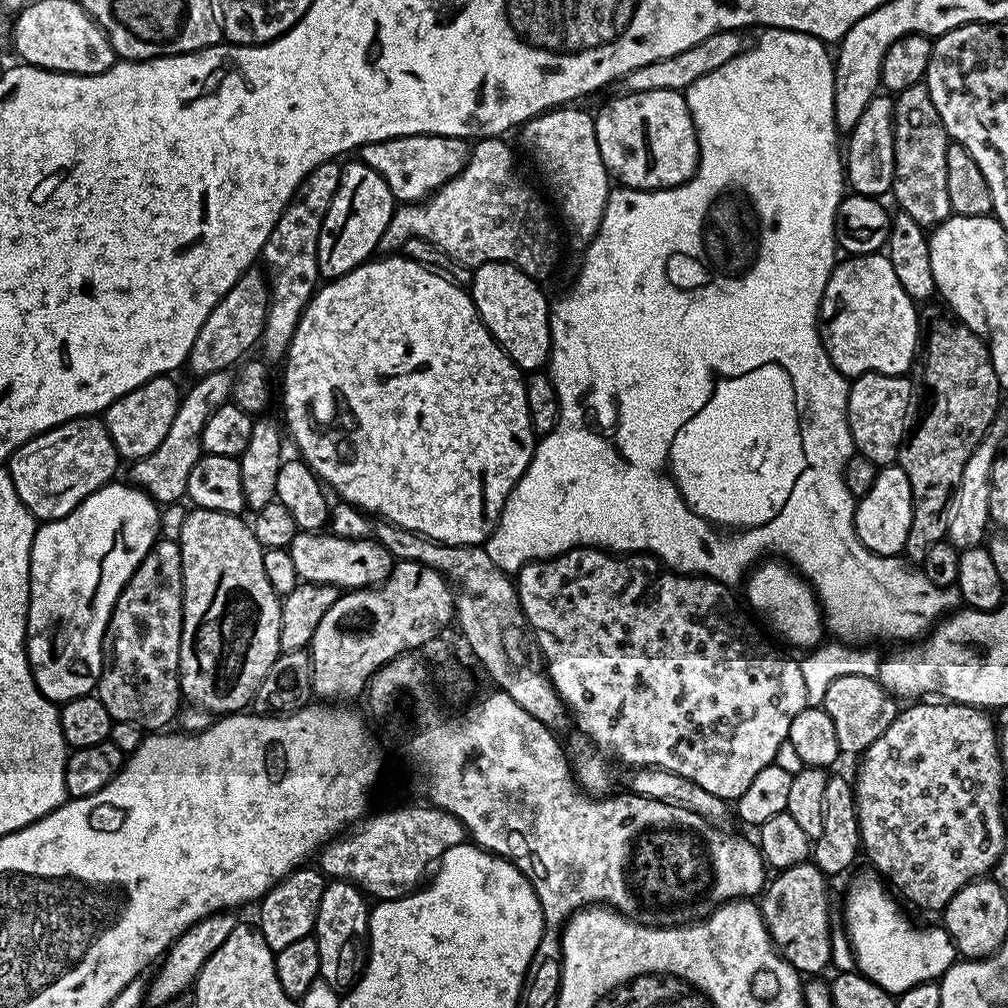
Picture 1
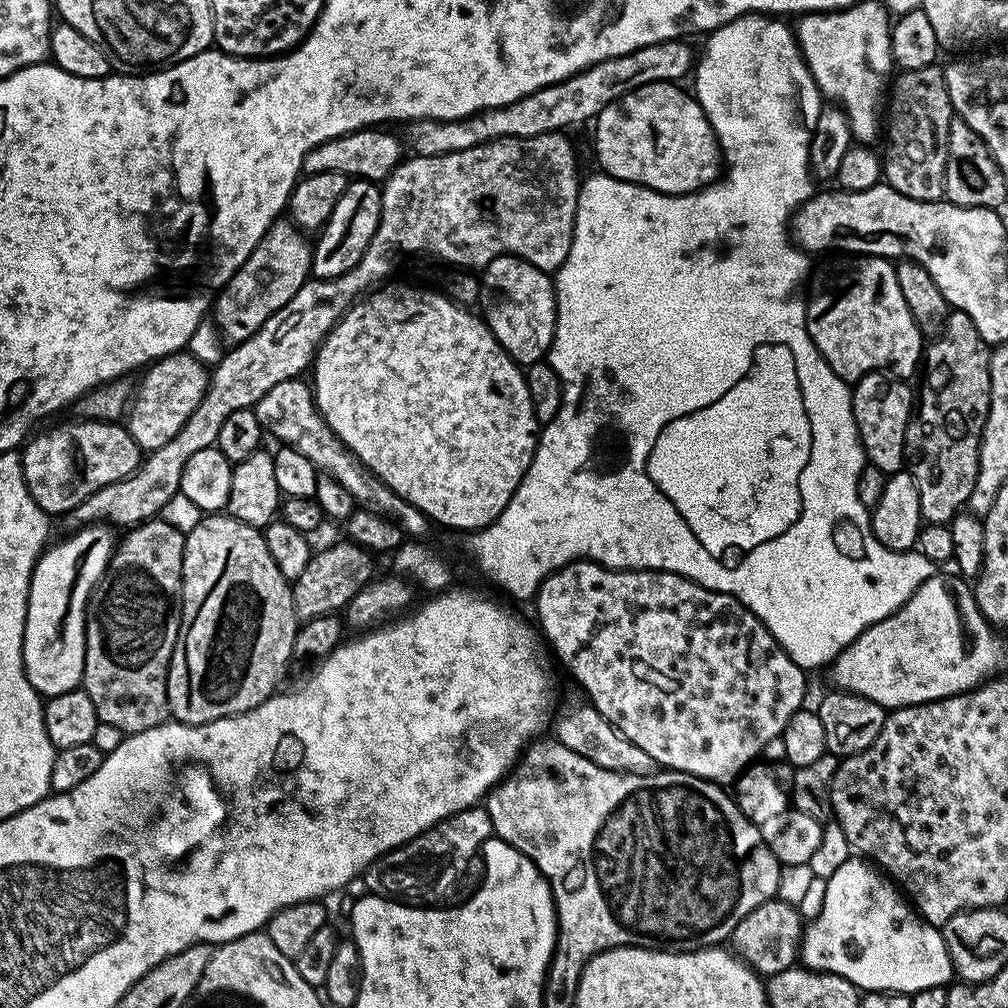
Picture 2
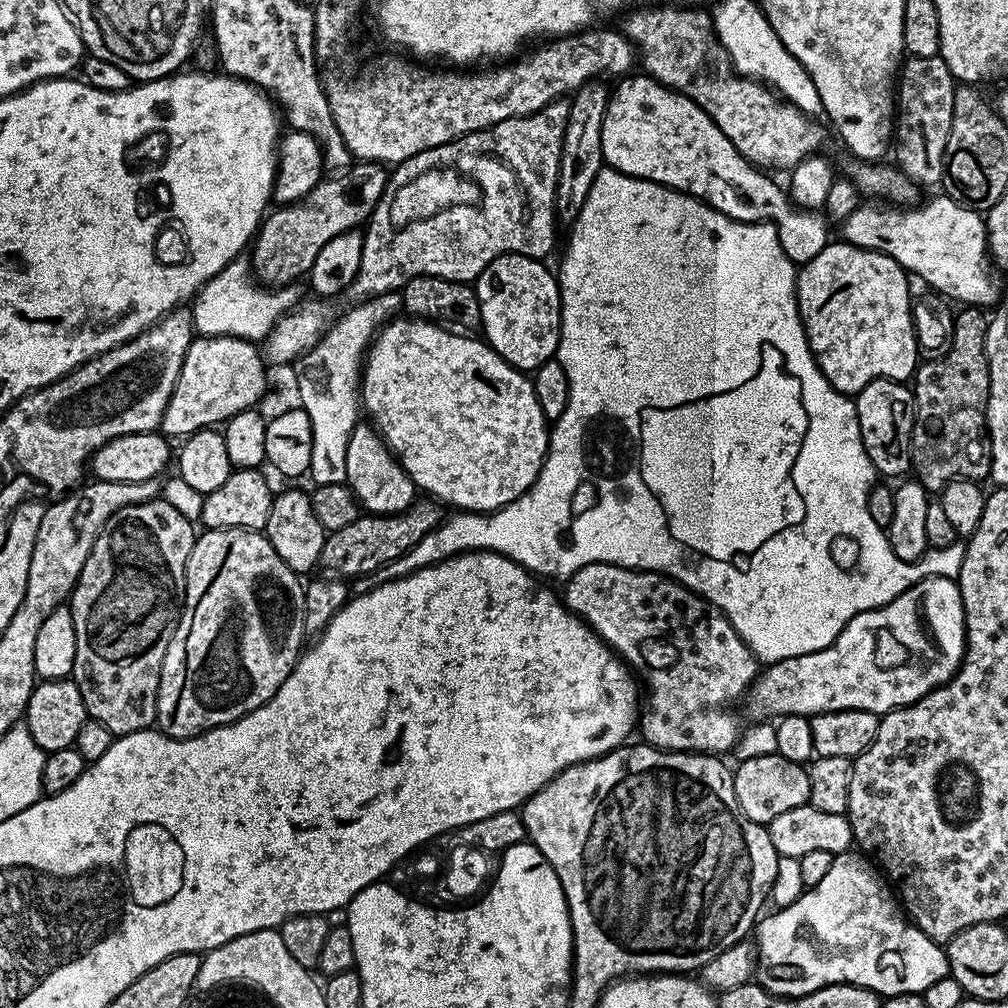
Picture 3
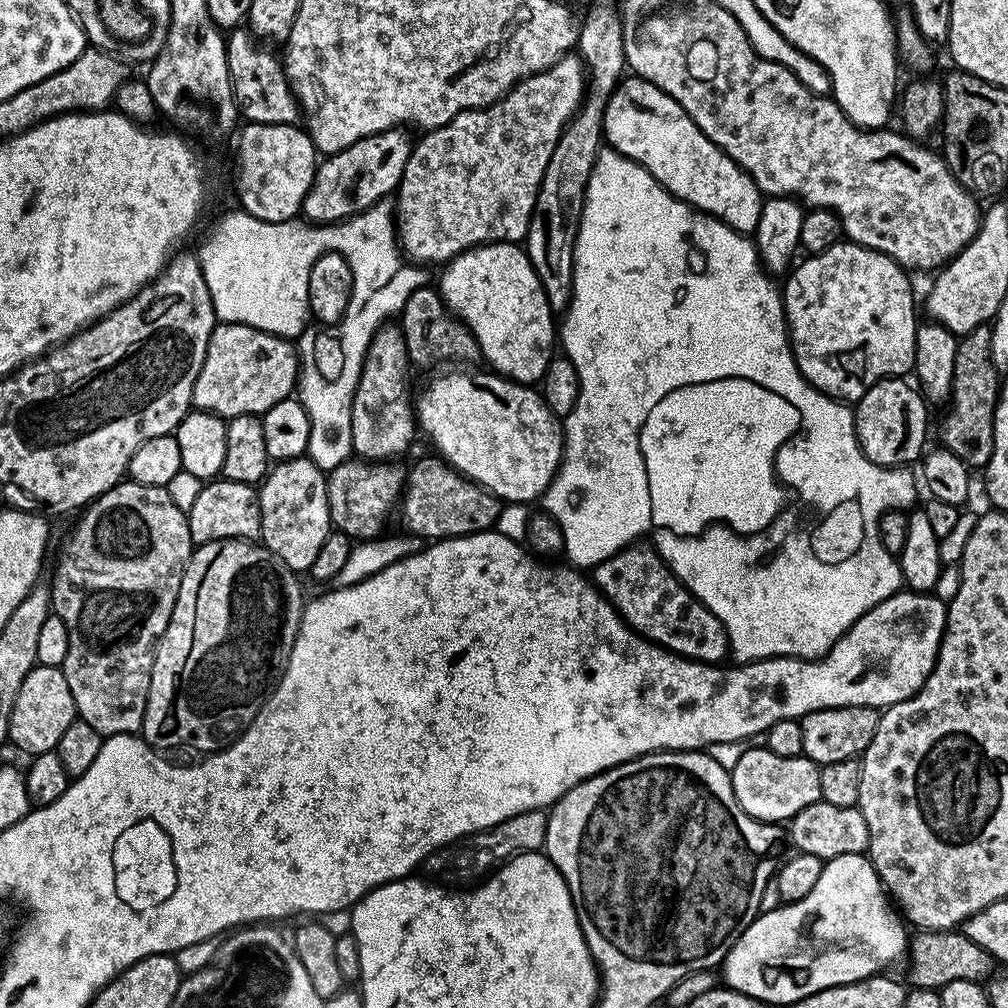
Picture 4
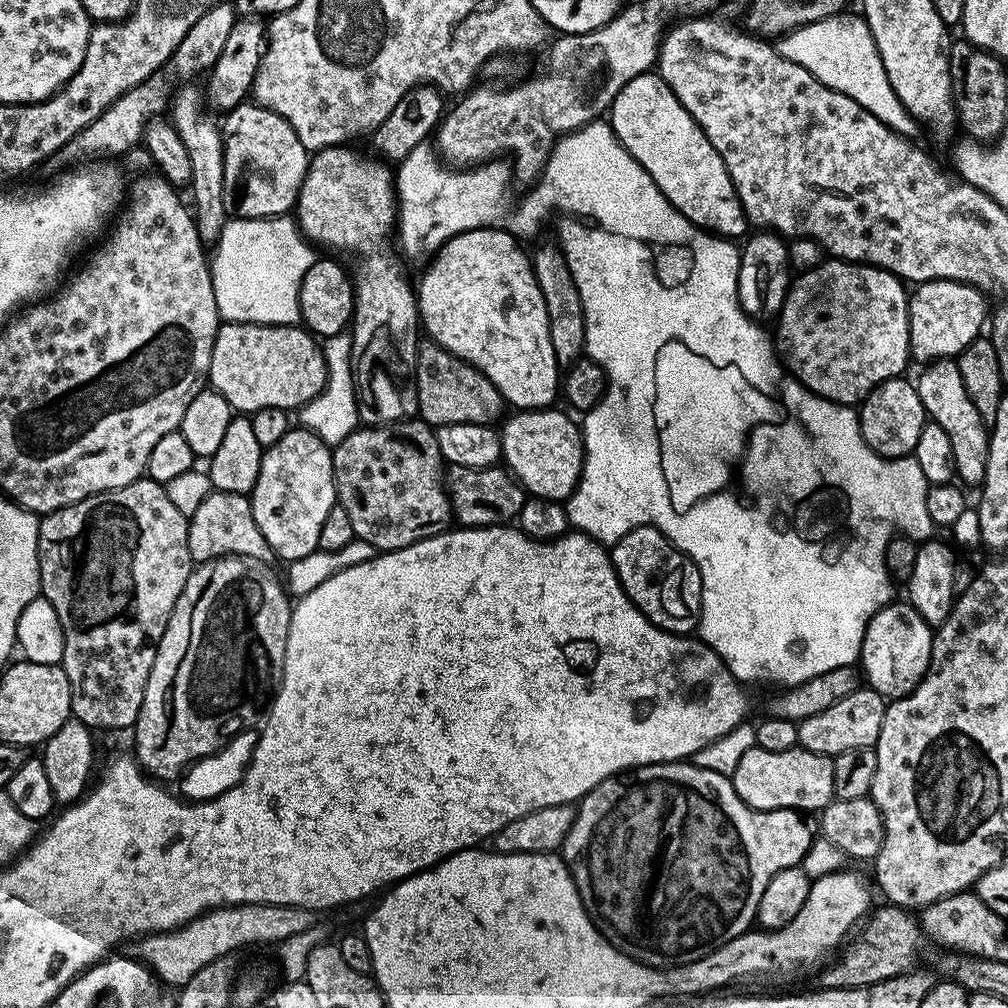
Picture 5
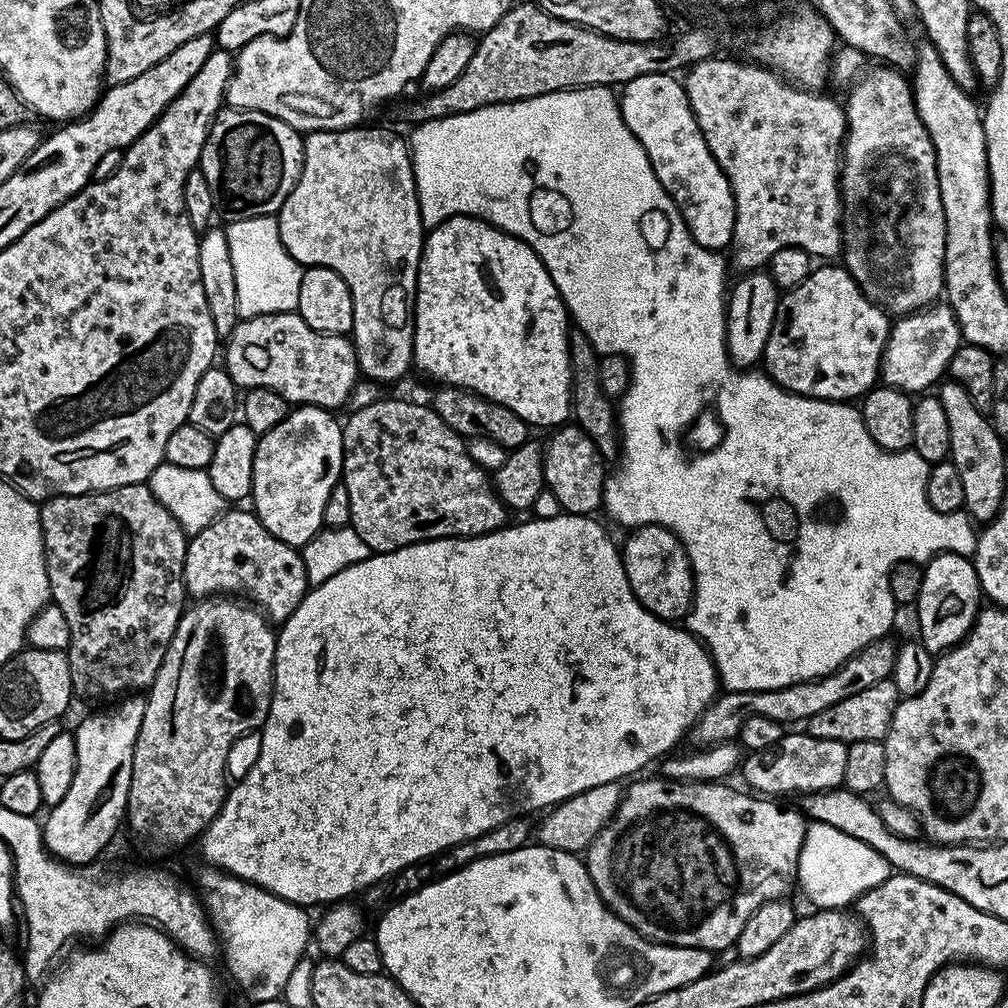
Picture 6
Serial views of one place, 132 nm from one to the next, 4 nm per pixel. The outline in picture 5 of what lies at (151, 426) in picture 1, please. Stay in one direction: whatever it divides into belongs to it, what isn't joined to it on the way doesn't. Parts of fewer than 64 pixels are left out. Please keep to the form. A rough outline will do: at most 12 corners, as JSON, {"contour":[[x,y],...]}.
{"contour":[[224,322],[206,380],[240,414],[326,386],[303,326]]}

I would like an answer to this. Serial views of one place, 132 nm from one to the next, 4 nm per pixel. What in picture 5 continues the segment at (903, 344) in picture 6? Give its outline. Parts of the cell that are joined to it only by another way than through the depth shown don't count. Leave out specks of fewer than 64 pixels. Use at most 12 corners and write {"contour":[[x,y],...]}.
{"contour":[[928,280],[908,302],[913,361],[951,360],[985,331],[989,297]]}

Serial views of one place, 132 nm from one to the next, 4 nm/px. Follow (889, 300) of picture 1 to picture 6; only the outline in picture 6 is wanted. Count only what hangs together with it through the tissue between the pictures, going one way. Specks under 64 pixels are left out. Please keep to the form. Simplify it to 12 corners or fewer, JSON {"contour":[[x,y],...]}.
{"contour":[[847,268],[781,295],[762,364],[789,392],[877,383],[889,313]]}

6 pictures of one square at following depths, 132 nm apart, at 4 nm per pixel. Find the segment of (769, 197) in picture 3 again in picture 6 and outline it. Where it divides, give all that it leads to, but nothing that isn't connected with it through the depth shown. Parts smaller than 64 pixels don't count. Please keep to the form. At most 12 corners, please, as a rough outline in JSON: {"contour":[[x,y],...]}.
{"contour":[[642,74],[620,113],[698,246],[724,250],[734,194],[683,83]]}

